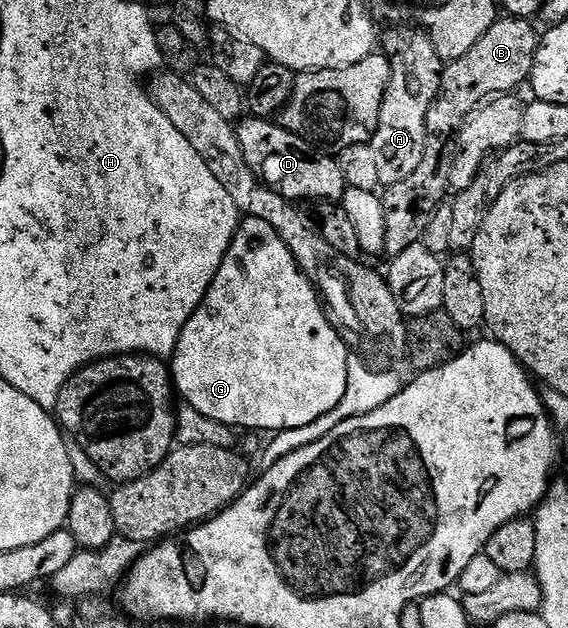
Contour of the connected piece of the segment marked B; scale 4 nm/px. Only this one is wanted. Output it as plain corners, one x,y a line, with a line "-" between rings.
500,16
499,20
493,23
493,27
489,27
489,31
485,31
485,35
481,35
481,40
466,55
461,55
461,59
450,62
444,68
439,94
435,96
435,101
431,104
431,110
427,116
427,135
432,142
443,141
446,137
454,138
460,127
463,126
464,119
478,105
490,101
492,97
514,94
515,88
522,81
524,84
530,78
535,62
535,52
539,46
539,37
531,25
534,24
525,17

